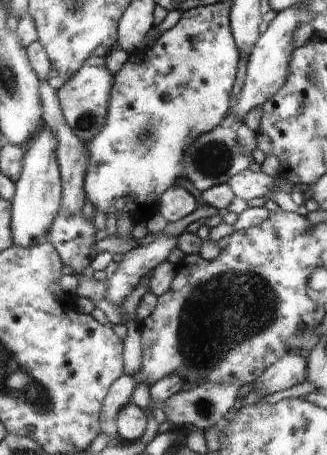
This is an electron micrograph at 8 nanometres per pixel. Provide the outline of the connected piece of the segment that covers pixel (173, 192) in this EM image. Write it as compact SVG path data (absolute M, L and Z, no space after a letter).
M170 186L160 196L159 212L168 223L179 221L198 208L200 205L194 196L183 187Z

